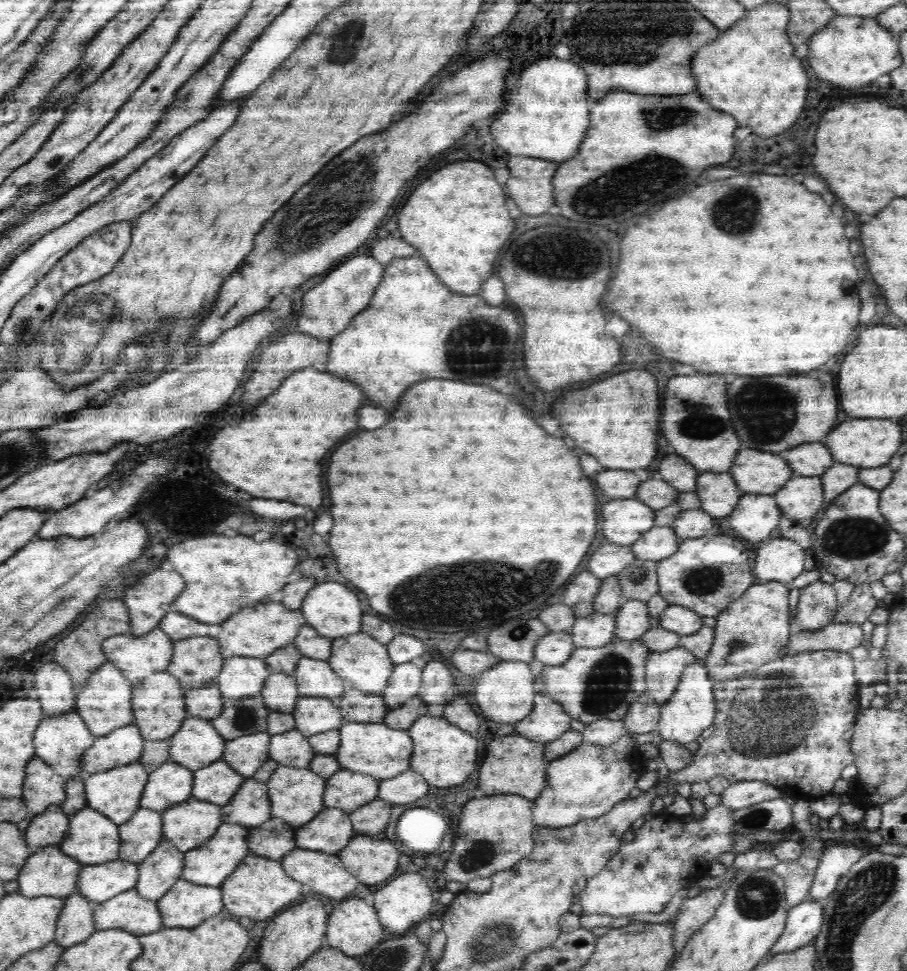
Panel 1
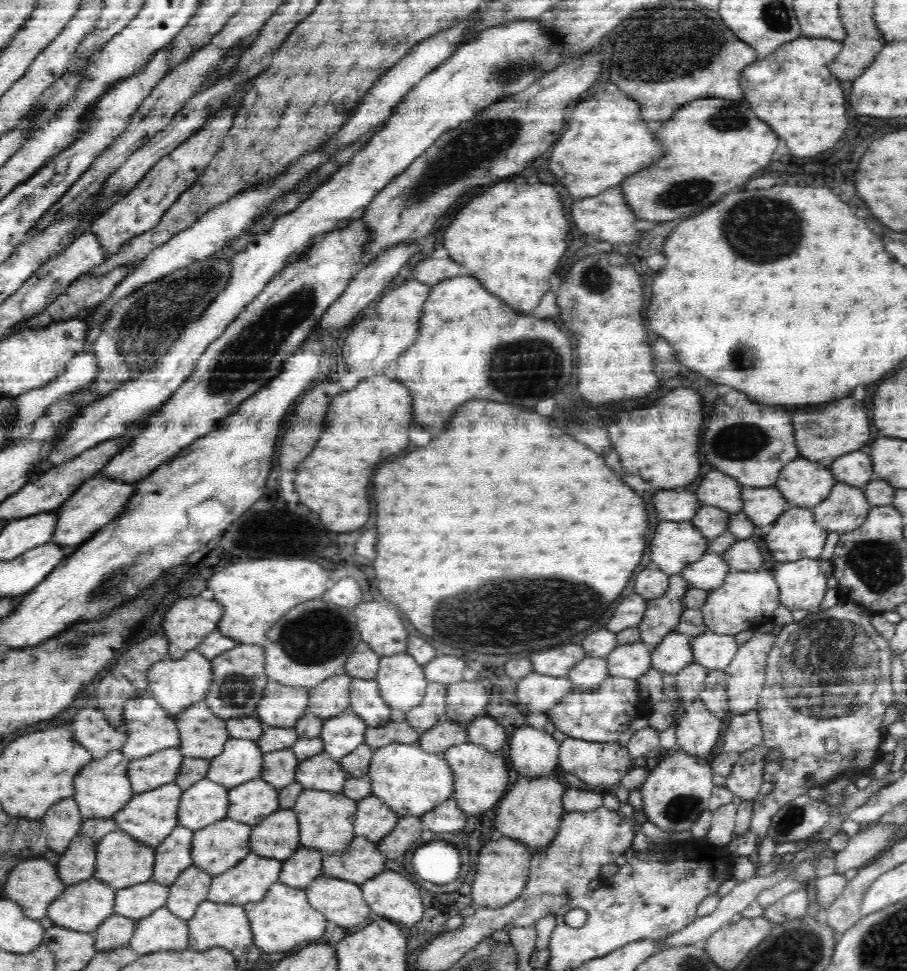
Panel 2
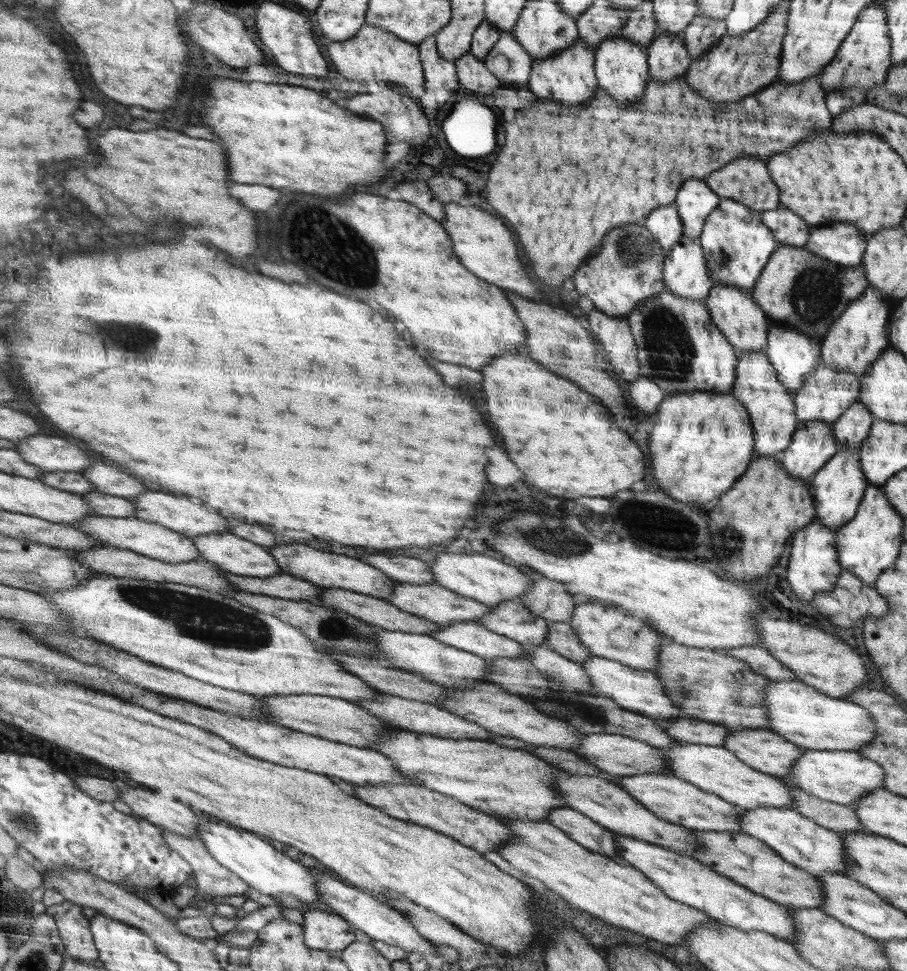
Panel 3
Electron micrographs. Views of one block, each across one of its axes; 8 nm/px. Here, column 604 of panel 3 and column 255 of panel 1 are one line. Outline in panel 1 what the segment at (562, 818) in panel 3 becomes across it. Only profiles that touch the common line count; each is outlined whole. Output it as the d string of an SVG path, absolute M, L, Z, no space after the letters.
M272 816L264 824L249 828L249 852L262 858L281 860L297 848L294 832L295 828L283 818Z

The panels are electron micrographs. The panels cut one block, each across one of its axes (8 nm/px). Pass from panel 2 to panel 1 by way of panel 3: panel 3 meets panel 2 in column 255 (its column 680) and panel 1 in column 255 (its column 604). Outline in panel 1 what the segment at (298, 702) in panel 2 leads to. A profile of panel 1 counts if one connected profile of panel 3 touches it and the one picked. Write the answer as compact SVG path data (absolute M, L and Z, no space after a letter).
M234 655L225 658L215 683L226 698L260 695L271 672L264 658Z

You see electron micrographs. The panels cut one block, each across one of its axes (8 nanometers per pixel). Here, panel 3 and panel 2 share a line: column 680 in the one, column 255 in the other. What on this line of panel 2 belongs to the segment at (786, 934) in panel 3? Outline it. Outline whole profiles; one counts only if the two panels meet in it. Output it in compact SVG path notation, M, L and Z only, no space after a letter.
M256 853L246 854L240 862L212 878L207 900L216 903L260 902L274 882L279 882L283 861Z

